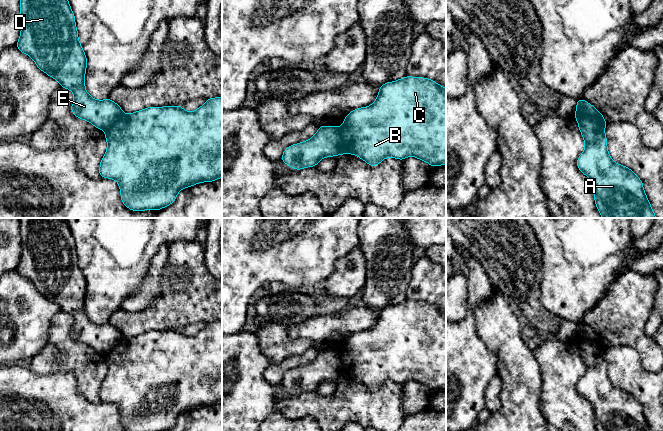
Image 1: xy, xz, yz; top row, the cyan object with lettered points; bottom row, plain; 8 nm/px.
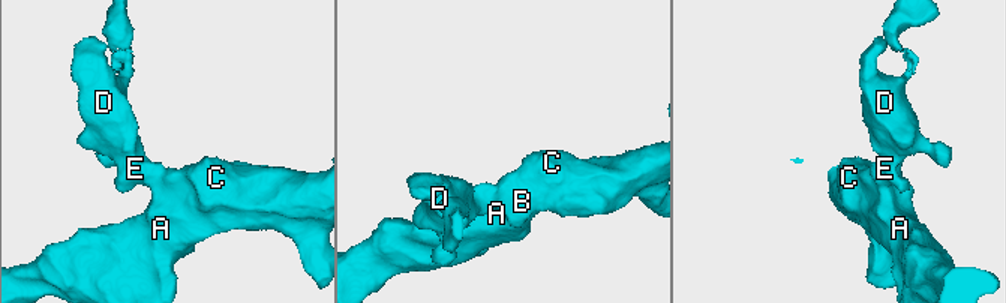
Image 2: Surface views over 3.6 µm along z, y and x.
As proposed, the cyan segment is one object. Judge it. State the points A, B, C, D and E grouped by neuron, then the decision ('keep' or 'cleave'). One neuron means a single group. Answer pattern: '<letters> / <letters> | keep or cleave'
A B C / D E | cleave

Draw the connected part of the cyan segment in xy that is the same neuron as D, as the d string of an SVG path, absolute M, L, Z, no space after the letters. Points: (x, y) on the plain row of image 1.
M19 218L21 258L17 272L29 279L38 292L74 317L73 338L101 354L109 353L123 337L111 323L95 324L85 313L86 279L78 264L75 240L65 218Z

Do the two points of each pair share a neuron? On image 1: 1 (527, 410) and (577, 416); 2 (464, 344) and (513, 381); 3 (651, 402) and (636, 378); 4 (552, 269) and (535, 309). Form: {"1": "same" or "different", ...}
{"1": "different", "2": "different", "3": "same", "4": "different"}

